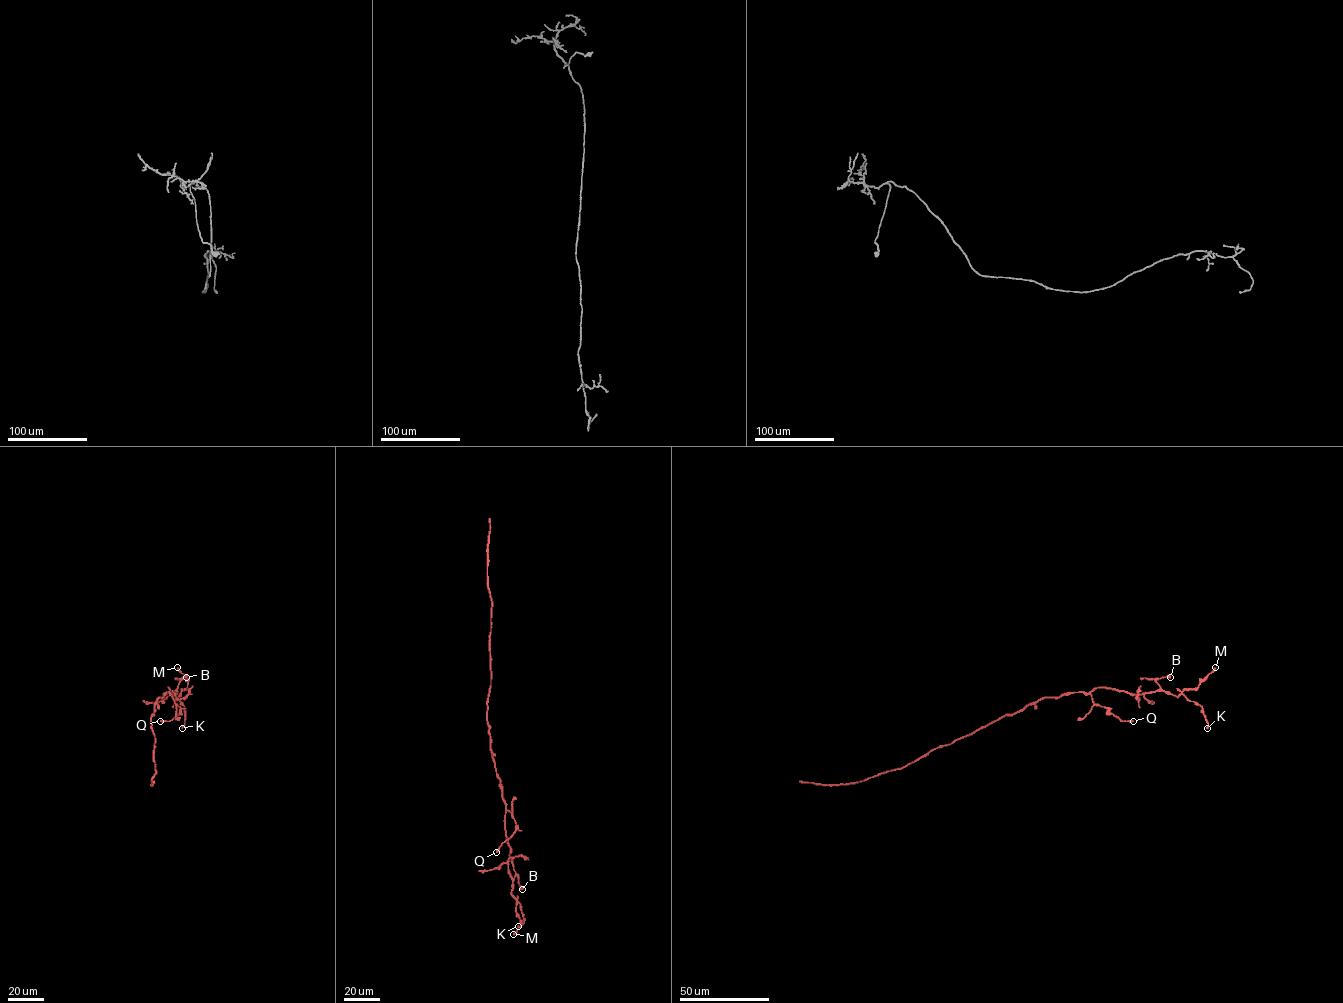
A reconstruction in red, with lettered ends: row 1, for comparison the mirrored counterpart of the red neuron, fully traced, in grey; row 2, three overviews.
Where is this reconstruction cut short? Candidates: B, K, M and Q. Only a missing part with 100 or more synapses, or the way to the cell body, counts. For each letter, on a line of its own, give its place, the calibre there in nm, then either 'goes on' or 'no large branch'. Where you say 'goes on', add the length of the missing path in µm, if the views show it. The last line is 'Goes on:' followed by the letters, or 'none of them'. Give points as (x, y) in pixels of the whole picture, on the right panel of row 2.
B: (1170, 677) | 650 nm | no large branch
K: (1207, 728) | 200 nm | no large branch
M: (1215, 667) | 550 nm | no large branch
Q: (1133, 721) | 480 nm | no large branch
Goes on: none of them

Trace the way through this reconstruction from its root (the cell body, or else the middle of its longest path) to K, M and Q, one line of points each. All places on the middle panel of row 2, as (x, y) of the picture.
K: (489, 733), (490, 749), (505, 807), (505, 834), (510, 849), (508, 873), (521, 924), (520, 927), (518, 926)
M: (489, 733), (490, 749), (505, 807), (512, 895), (520, 903), (523, 917), (523, 922), (513, 934)
Q: (489, 733), (502, 799), (516, 824), (515, 832), (496, 852)

